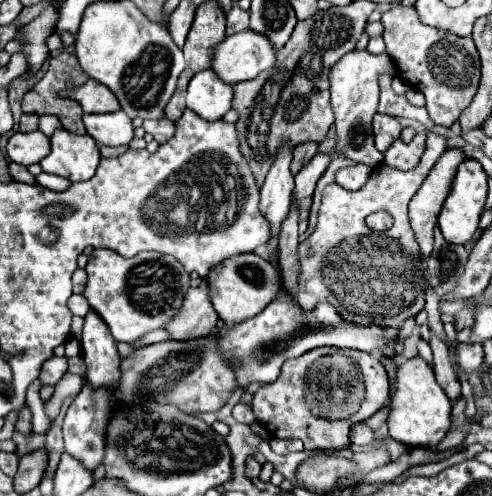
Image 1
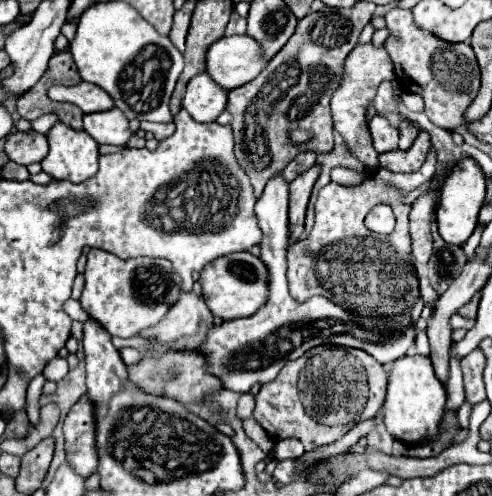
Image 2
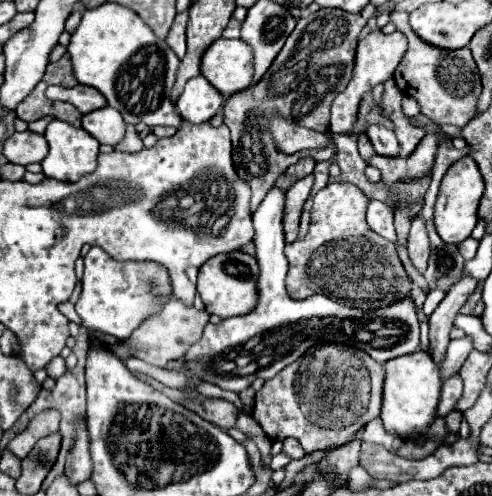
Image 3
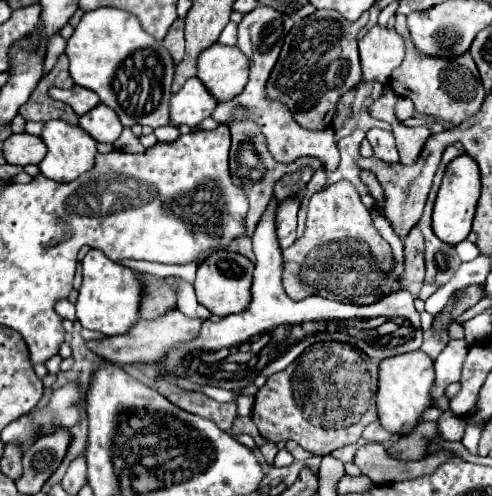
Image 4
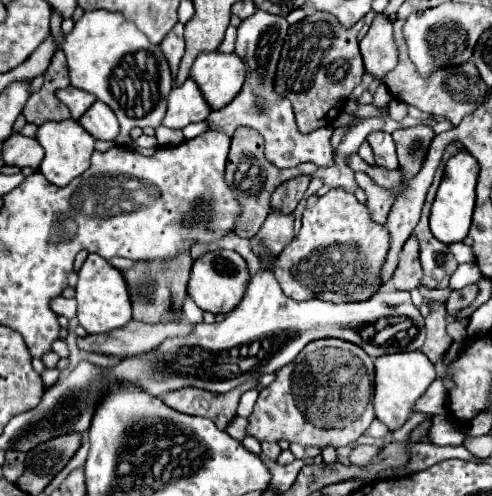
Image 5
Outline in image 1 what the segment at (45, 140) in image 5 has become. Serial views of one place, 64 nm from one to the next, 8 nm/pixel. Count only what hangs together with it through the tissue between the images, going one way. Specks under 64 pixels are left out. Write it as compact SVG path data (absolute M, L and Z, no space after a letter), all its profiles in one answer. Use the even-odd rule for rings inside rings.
M58 128L50 136L50 154L40 162L48 174L62 176L70 182L90 180L96 174L100 162L98 144L88 134L72 134Z

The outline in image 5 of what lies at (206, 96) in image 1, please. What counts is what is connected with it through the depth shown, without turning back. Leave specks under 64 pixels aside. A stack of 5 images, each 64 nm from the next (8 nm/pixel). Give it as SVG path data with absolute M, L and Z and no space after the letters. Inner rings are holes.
M188 78L182 86L172 88L168 96L168 110L162 120L168 128L184 128L192 122L202 122L210 114L206 100L202 100L202 92Z

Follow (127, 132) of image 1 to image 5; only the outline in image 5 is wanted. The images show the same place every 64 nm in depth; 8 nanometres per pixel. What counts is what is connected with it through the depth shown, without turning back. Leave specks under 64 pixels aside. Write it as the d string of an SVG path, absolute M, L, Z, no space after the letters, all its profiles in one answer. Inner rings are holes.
M96 100L80 118L80 124L96 138L96 140L114 140L120 132L116 114L100 100Z

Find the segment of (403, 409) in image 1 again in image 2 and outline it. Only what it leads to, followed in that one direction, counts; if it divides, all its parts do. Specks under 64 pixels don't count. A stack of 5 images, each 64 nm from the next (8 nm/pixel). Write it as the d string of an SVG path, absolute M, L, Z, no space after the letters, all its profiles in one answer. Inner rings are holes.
M420 354L402 356L392 364L382 414L384 414L386 430L396 440L404 444L418 444L424 440L432 440L444 416L444 404L446 404L446 390L436 378L428 356L420 356Z

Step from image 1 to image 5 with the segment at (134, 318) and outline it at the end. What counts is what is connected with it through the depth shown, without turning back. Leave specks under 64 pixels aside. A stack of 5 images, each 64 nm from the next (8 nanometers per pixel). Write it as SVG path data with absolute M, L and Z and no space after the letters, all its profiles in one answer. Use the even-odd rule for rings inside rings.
M90 254L84 266L78 270L78 284L74 290L76 290L76 302L78 302L76 318L88 334L110 332L110 330L122 328L126 322L132 320L132 304L128 300L128 290L126 290L124 278L120 276L120 270L112 268L98 254Z

